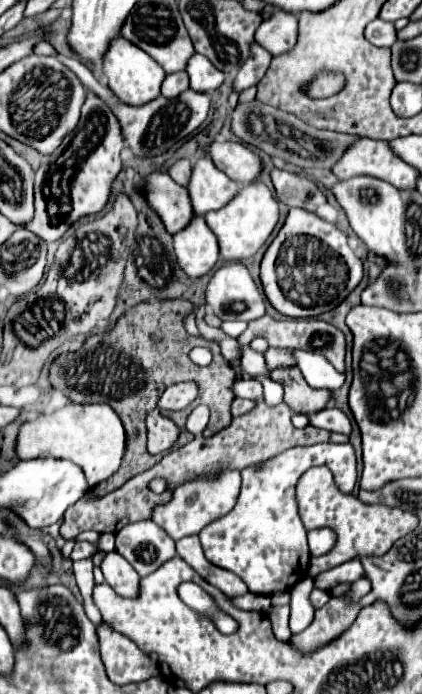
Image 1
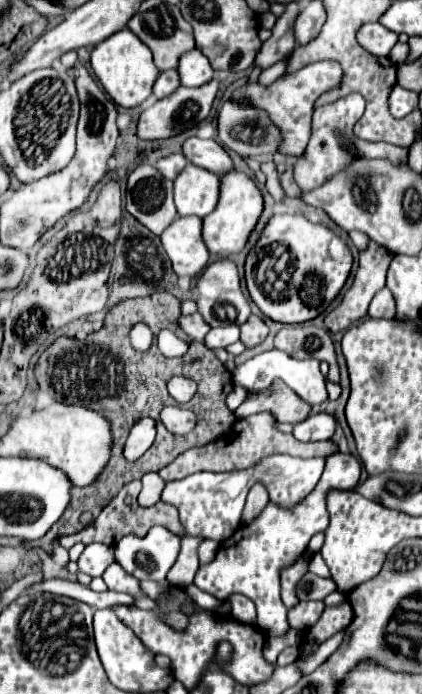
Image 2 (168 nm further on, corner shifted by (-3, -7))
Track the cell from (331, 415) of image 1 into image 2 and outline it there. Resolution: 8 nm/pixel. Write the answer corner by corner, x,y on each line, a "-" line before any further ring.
311,414
307,420
295,424
293,434
297,440
303,442
317,442
317,440
329,440
335,434
337,420
331,414

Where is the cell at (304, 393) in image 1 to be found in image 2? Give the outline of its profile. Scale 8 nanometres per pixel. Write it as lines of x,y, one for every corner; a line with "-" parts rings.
277,380
267,392
251,392
251,396
237,408
237,416
249,416
259,410
275,412
277,420
283,424
297,424
311,414
311,406
303,402
287,384

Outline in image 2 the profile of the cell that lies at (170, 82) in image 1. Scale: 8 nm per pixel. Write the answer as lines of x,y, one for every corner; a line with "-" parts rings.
167,70
167,72
161,72
159,80
155,82
153,94
155,94
157,98
165,98
165,96
173,94
179,86
181,86
181,82
179,82
179,72
177,72
177,70

